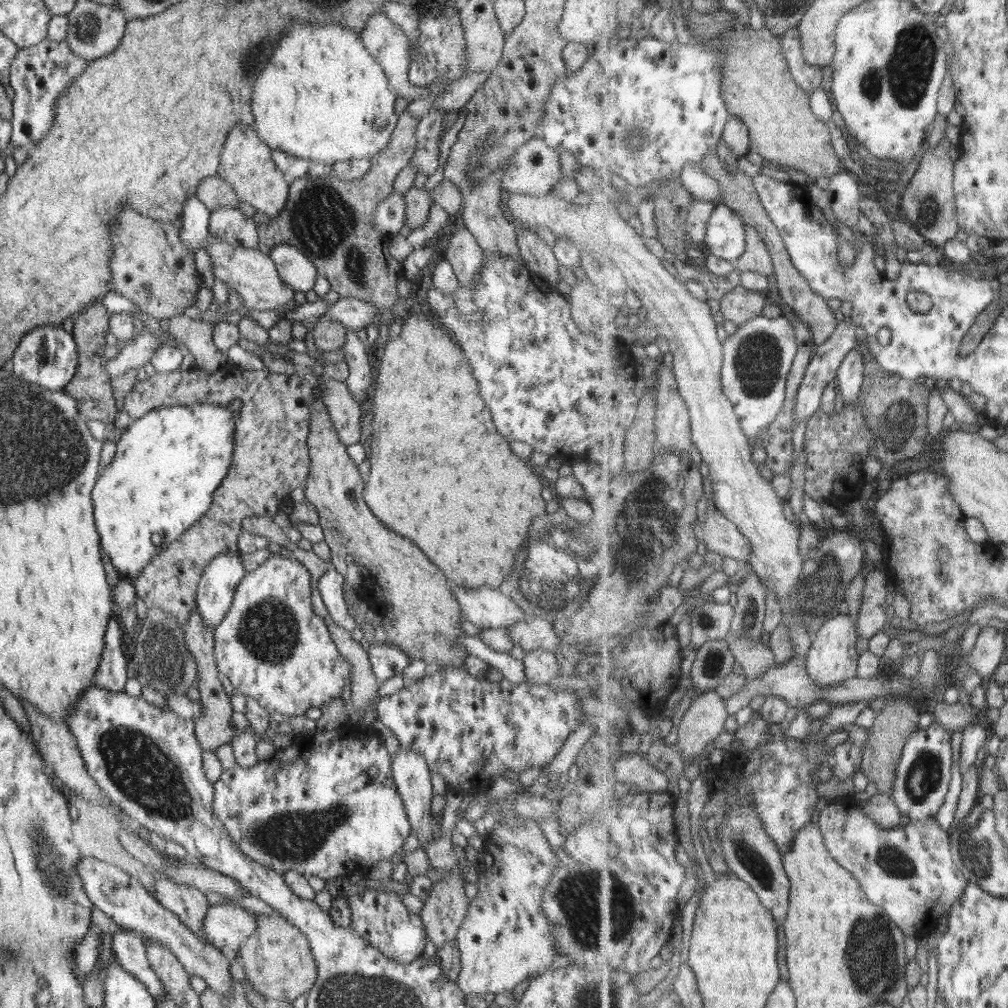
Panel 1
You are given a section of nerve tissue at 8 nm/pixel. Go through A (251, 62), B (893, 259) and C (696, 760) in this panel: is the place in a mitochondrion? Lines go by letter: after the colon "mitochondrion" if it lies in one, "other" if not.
A: mitochondrion
B: other
C: other

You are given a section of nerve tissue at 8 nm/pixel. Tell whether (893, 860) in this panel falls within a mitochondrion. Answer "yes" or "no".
yes

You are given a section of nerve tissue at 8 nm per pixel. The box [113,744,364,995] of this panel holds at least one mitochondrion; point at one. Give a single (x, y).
(297, 838)

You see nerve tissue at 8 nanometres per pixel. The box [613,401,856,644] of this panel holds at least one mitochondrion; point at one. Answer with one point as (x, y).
(649, 512)

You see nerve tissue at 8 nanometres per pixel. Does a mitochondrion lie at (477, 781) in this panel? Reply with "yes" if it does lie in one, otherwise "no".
no

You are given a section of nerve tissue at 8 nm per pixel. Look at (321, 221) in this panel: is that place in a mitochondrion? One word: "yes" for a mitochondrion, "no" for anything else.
yes

